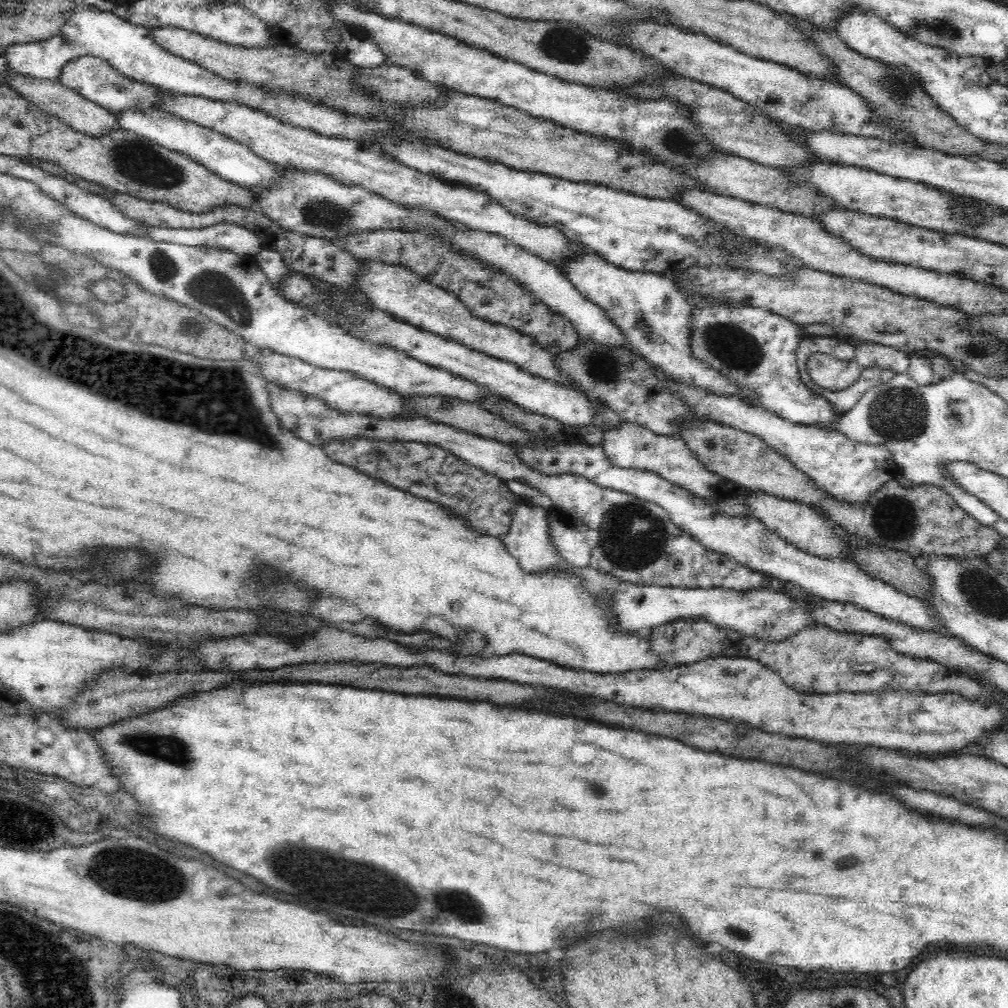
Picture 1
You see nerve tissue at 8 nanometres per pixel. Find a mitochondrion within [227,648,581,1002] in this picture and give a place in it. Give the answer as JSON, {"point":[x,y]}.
{"point":[296,865]}

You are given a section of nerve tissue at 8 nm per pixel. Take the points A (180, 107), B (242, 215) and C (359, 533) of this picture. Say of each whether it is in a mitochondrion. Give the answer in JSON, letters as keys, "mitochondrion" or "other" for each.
{"A":"other","B":"other","C":"other"}

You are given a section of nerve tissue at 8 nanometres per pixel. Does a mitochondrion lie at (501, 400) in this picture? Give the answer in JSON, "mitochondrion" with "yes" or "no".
{"mitochondrion":"no"}

